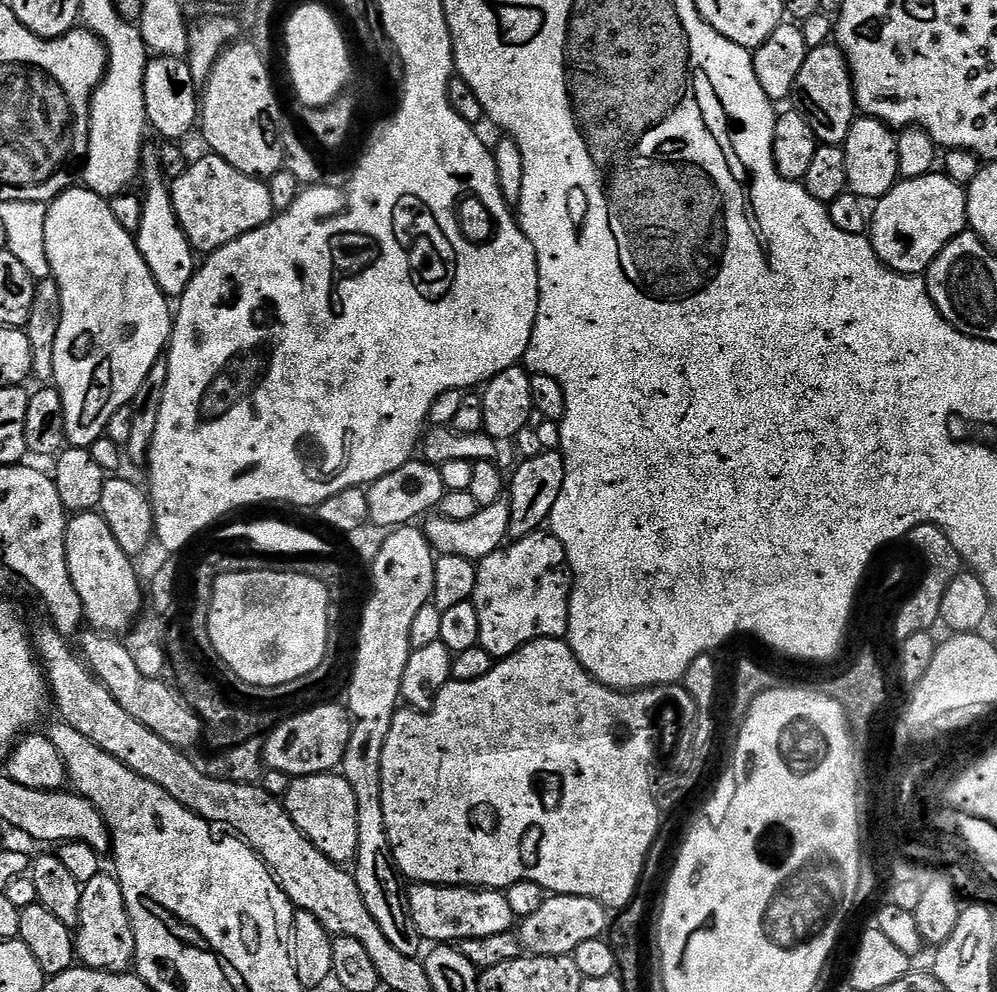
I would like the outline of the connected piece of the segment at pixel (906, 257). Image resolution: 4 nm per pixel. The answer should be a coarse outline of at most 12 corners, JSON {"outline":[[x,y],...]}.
{"outline":[[940,170],[901,179],[870,212],[873,250],[927,273],[967,228],[968,194]]}

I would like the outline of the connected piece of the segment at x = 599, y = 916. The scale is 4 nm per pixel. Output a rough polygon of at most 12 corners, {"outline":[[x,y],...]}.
{"outline":[[549,895],[519,921],[529,956],[567,956],[609,931],[594,898]]}

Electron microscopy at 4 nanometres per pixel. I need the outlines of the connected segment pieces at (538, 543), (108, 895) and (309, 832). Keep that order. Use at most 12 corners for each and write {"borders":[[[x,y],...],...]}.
{"borders":[[[532,532],[479,561],[493,658],[568,635],[562,542]],[[112,874],[80,889],[75,955],[86,968],[127,972],[134,930]],[[335,771],[297,776],[282,803],[326,858],[358,854],[358,798]]]}

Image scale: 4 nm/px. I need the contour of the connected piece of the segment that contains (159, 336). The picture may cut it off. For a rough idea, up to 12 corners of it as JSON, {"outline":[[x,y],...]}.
{"outline":[[109,201],[47,205],[52,380],[91,449],[172,338]]}

